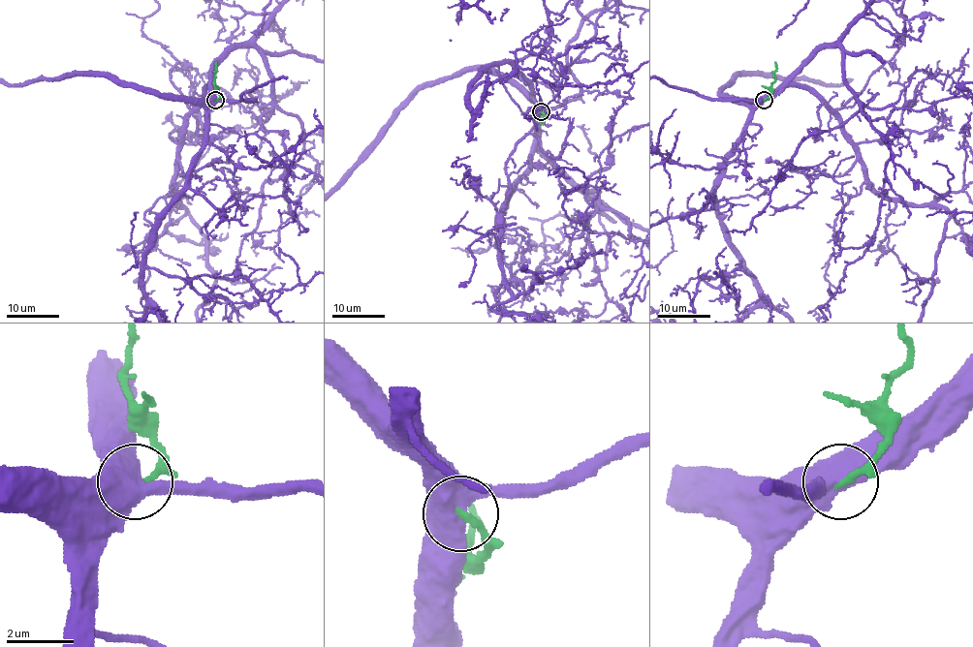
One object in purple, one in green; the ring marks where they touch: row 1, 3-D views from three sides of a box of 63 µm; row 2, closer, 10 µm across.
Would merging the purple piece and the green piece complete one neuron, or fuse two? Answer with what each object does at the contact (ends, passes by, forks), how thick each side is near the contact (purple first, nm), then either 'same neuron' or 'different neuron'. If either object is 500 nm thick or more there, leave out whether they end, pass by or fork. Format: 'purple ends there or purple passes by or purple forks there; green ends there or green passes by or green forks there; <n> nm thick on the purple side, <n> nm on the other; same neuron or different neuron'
600 nm thick on the purple side, 190 nm on the other; different neuron

